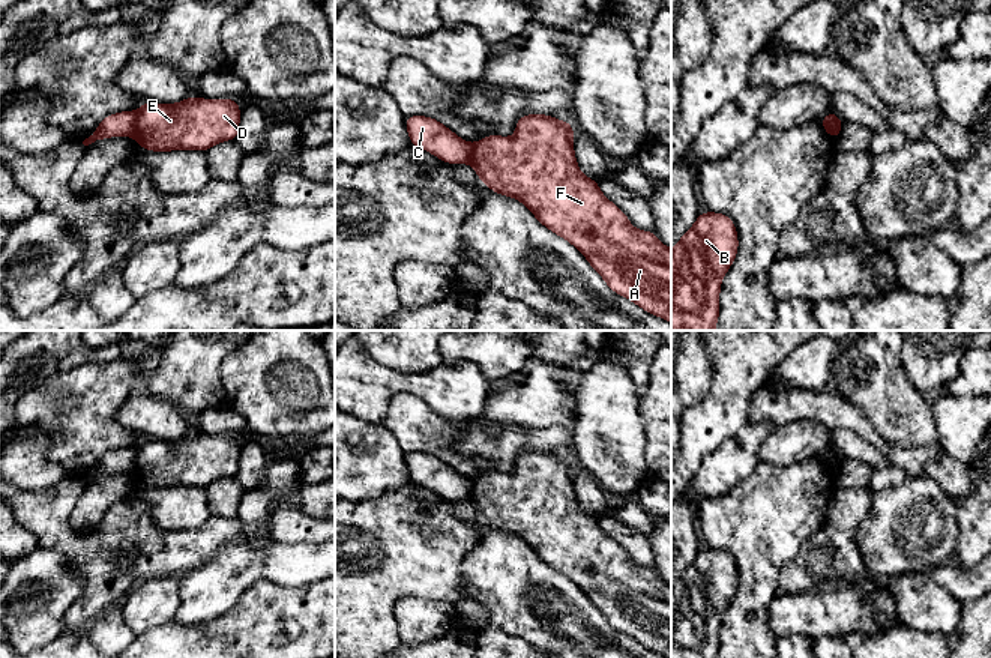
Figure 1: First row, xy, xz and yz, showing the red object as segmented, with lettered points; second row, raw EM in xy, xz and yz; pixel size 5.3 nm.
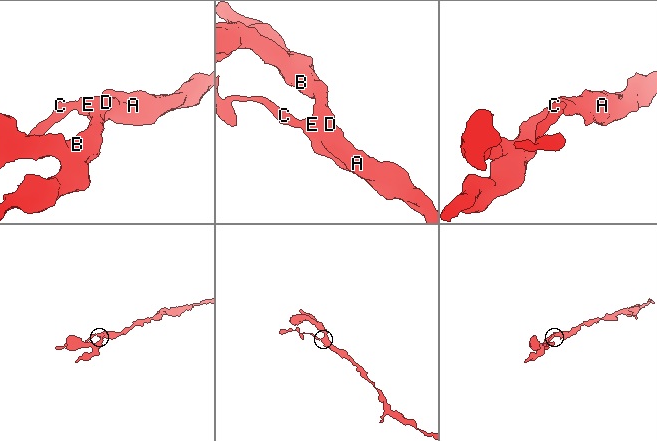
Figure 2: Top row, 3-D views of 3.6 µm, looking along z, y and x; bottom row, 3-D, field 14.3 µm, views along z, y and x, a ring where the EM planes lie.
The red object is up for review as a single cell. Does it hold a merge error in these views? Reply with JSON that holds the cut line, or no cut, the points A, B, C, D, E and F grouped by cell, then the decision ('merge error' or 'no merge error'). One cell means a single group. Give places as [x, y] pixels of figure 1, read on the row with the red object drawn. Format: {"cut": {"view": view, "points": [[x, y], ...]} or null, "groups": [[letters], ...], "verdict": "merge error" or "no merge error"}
{"cut": {"view": "xy", "points": [[137, 111], [132, 135]]}, "groups": [["A", "B", "D", "E", "F"], ["C"]], "verdict": "merge error"}

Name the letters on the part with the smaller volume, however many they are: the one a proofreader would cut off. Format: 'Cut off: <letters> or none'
Cut off: C

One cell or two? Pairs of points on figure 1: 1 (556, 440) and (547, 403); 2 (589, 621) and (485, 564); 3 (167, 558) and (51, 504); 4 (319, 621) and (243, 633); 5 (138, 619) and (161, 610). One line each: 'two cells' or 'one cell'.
1: two cells
2: one cell
3: one cell
4: one cell
5: one cell

